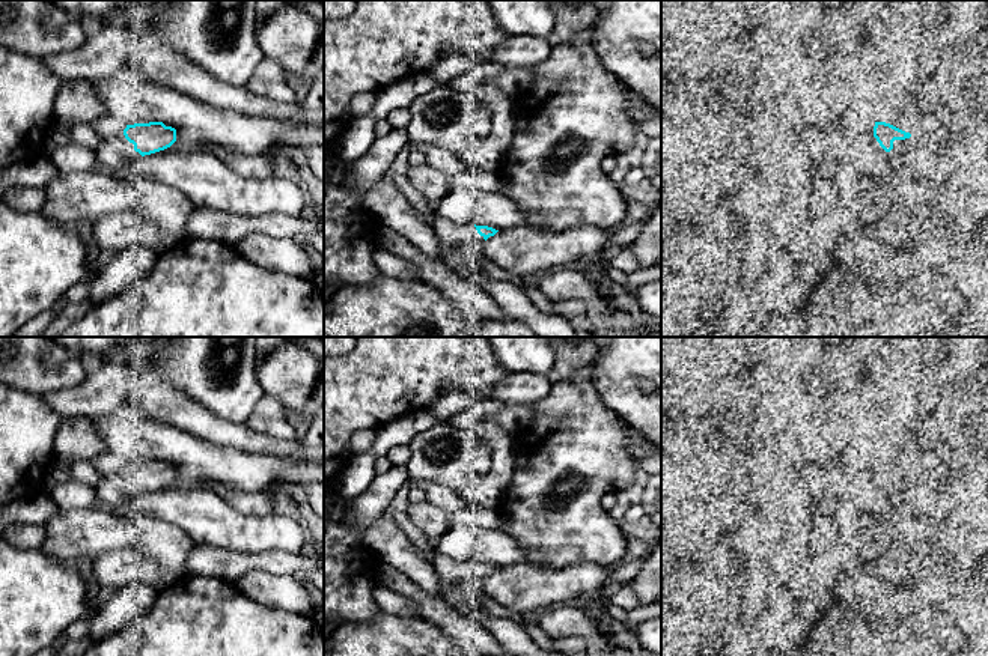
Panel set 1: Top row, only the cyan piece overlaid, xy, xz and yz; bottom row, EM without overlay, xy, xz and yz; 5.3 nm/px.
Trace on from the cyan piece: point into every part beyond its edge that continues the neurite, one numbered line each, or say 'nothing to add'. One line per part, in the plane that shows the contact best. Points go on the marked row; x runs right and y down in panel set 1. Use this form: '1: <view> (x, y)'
1: yz (936, 167)

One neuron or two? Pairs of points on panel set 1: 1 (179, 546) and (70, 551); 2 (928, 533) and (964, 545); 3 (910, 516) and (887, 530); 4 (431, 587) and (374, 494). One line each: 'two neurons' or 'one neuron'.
1: one neuron
2: two neurons
3: two neurons
4: two neurons

